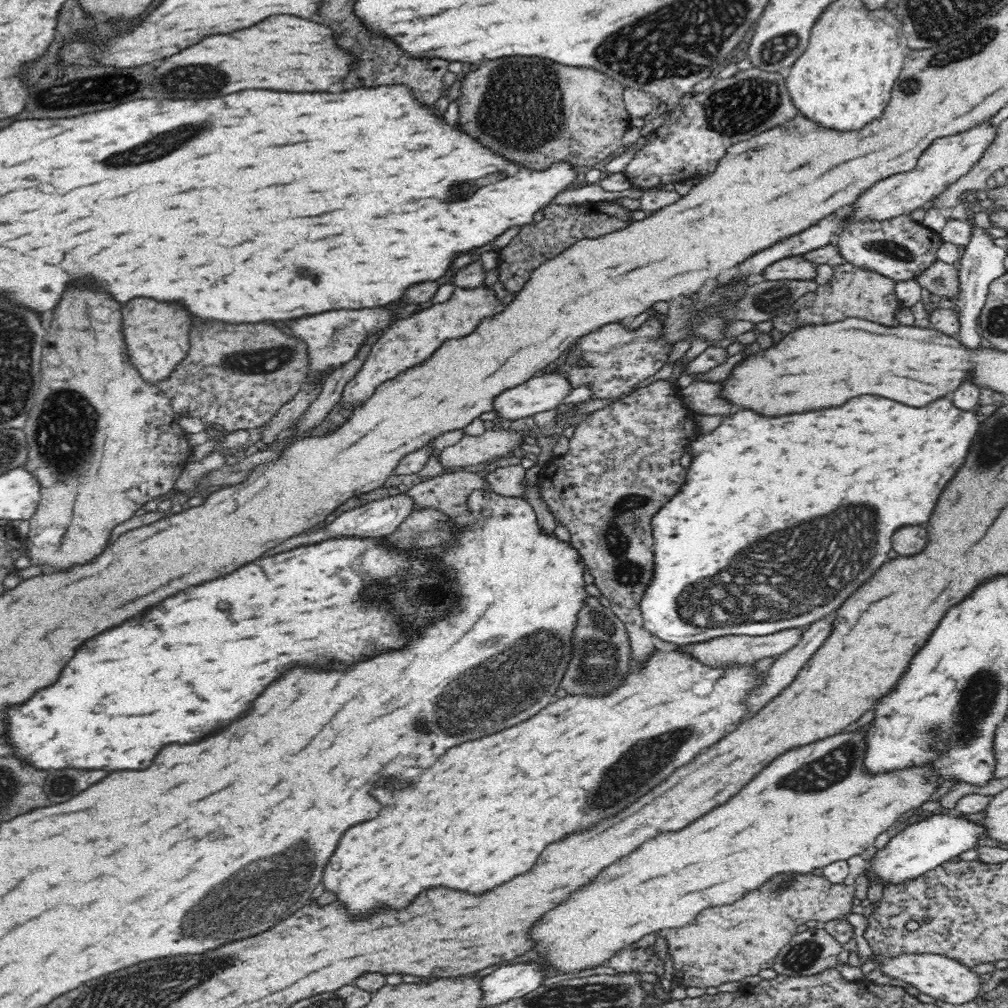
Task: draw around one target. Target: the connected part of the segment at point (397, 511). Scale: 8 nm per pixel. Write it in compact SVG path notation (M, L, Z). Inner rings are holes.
M406 493L395 494L386 498L375 501L370 501L359 507L344 511L332 524L328 524L322 530L308 530L296 538L290 538L286 542L282 542L280 546L272 548L268 554L278 554L282 550L290 550L296 546L304 546L304 544L312 544L312 542L320 542L326 538L338 538L338 536L386 536L390 532L394 532L397 526L412 512L414 511L414 501L410 495Z

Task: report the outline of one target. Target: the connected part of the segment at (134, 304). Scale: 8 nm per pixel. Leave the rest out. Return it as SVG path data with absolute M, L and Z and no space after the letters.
M136 298L122 308L122 332L128 346L129 360L146 383L157 385L164 381L175 372L180 362L187 356L190 324L192 318L180 304Z

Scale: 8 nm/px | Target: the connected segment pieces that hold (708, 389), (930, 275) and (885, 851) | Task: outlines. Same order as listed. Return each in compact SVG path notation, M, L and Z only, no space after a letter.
M693 380L686 389L680 390L680 397L691 411L702 415L721 414L730 416L732 406L721 395L722 382Z
M936 260L930 268L926 268L920 276L917 276L919 286L930 298L947 298L959 296L960 280L959 272L953 264Z
M952 811L934 814L910 825L906 824L870 860L872 868L866 871L869 884L873 885L876 881L880 881L884 886L886 883L898 884L918 879L940 864L960 856L962 852L976 849L980 840L984 838L988 838L988 831L982 825L982 821L973 822Z

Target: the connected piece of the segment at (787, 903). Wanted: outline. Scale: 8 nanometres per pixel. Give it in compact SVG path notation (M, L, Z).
M812 873L780 874L756 888L756 892L748 892L742 900L708 908L686 926L662 929L656 936L666 940L675 979L686 987L718 987L724 982L758 975L762 968L773 968L778 953L797 933L800 924L816 920L822 925L829 920L846 918L852 913L854 889L854 884L834 884Z

